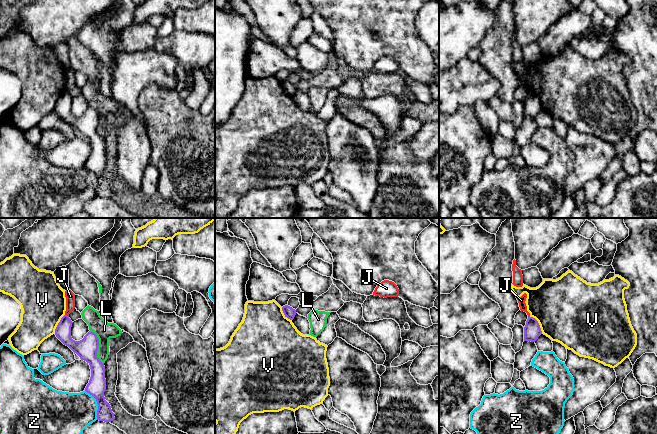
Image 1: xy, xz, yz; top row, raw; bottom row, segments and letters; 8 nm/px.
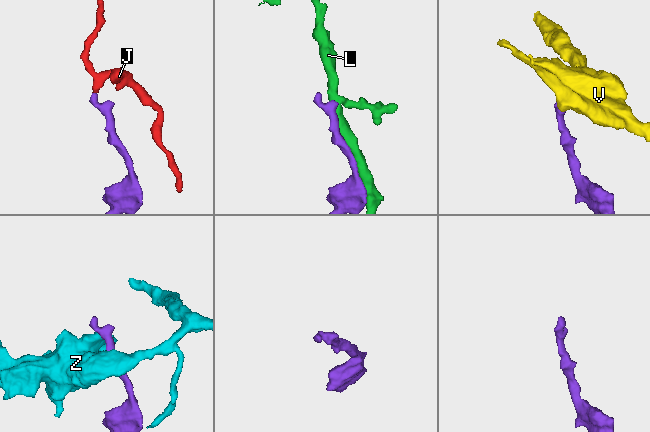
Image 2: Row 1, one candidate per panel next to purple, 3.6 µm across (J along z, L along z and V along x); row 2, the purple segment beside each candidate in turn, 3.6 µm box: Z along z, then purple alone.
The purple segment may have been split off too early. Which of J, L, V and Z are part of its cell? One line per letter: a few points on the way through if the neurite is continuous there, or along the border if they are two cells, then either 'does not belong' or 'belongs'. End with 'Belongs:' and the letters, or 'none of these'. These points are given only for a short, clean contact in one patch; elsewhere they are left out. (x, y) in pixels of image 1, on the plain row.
J: along xy (65, 90), (68, 92) | does not belong
L: does not belong
V: along yz (529, 92), (532, 92), (537, 97), (542, 109) | does not belong
Z: along xy (85, 166), (96, 177), (97, 195) | does not belong
Belongs: none of these

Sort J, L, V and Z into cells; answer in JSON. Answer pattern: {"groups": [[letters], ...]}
{"groups": [["J"], ["L"], ["V"], ["Z"]]}

